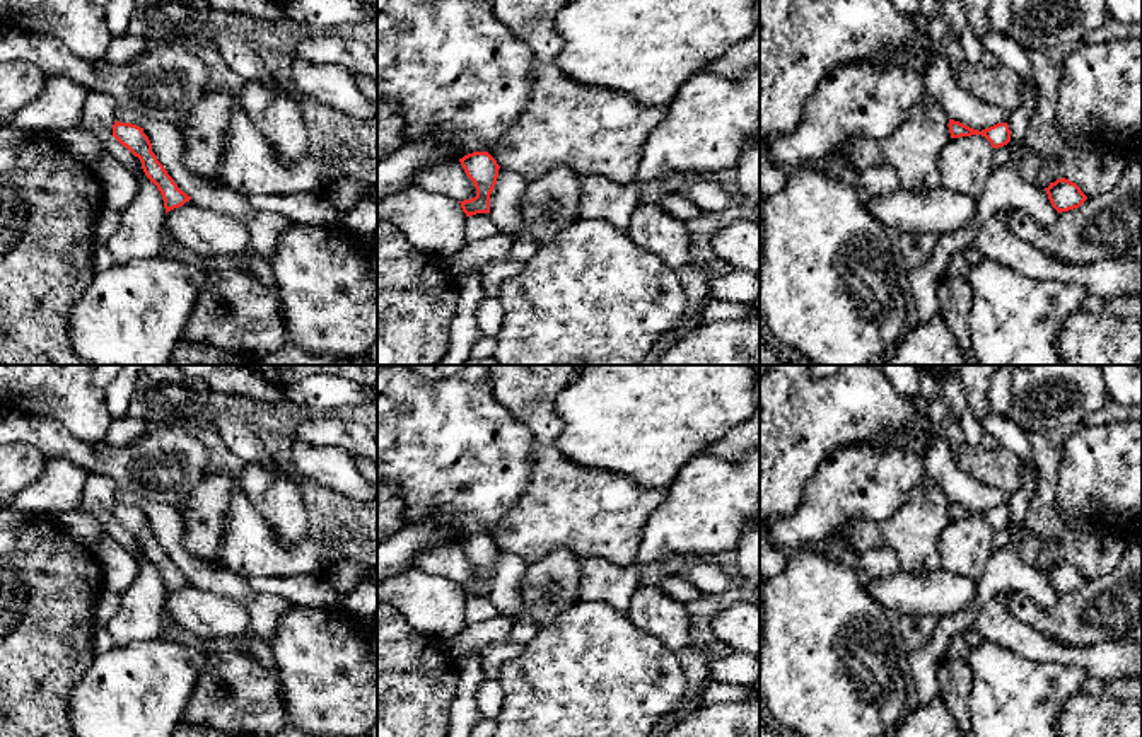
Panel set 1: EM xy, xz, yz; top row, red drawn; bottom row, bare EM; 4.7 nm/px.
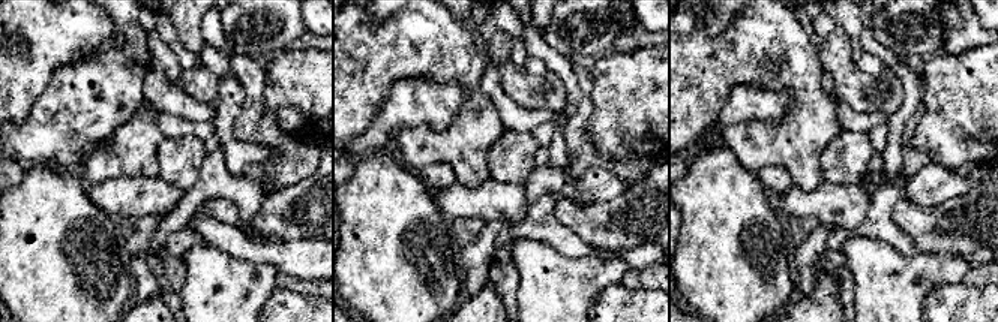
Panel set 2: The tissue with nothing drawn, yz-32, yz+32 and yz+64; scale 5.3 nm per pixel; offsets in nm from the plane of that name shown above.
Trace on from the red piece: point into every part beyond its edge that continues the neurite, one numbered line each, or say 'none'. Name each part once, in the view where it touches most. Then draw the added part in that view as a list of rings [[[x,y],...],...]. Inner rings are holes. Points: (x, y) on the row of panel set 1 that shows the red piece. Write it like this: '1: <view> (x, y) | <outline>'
none

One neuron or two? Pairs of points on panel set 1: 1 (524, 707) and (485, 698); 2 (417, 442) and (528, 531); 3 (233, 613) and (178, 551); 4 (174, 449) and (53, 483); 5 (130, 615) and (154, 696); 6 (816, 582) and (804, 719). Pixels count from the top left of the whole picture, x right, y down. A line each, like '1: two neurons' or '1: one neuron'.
1: two neurons
2: two neurons
3: two neurons
4: two neurons
5: two neurons
6: one neuron

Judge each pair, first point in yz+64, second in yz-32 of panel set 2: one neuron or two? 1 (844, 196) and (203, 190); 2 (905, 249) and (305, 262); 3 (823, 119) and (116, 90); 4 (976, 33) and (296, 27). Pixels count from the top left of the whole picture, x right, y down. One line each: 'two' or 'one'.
1: two
2: one
3: two
4: two

